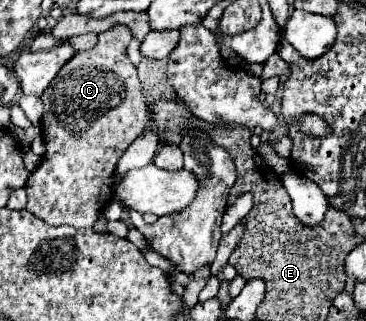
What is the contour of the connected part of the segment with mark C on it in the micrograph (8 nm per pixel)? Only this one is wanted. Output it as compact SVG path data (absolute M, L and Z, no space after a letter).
M115 25L111 31L99 35L99 43L89 51L79 51L73 61L65 63L57 77L51 81L49 89L41 93L45 105L43 113L43 141L45 155L41 165L27 179L27 211L43 219L45 223L59 227L71 225L77 229L91 229L99 219L113 193L113 171L119 157L127 147L145 131L149 121L149 109L143 97L141 83L137 79L137 69L127 57L127 45L133 39L131 31L125 25Z

